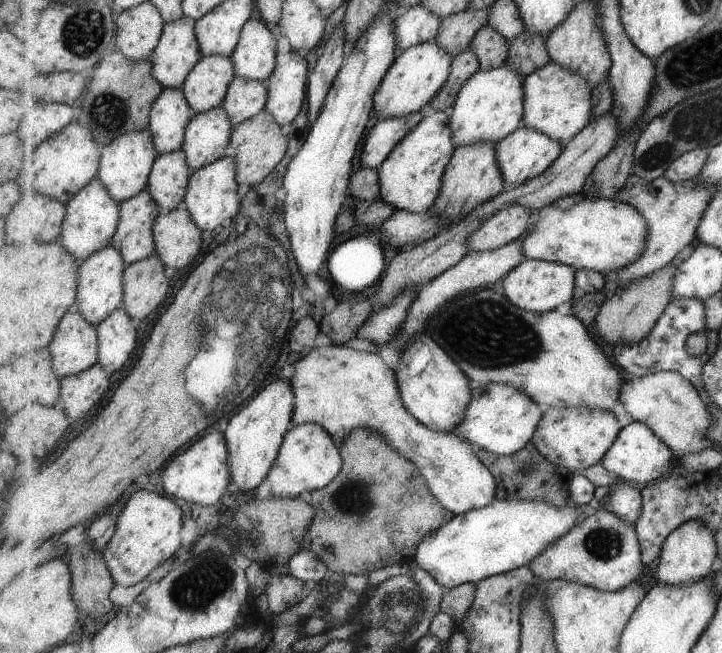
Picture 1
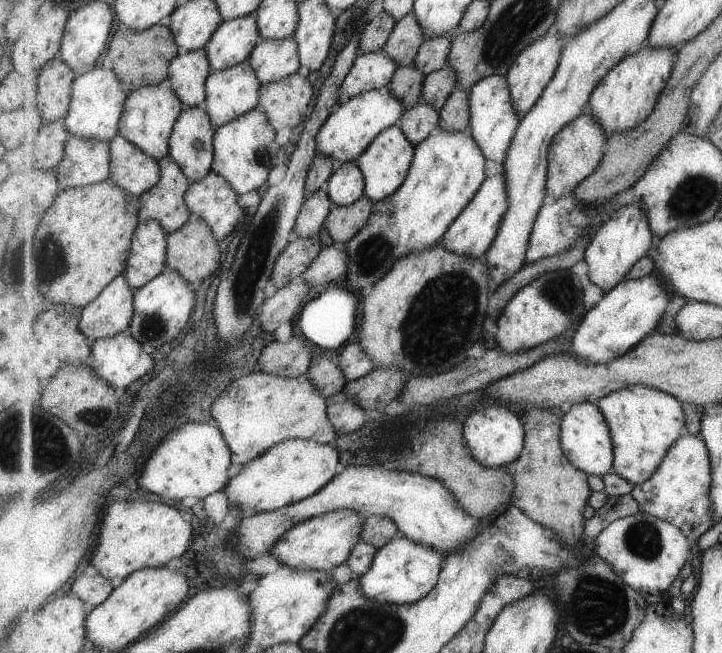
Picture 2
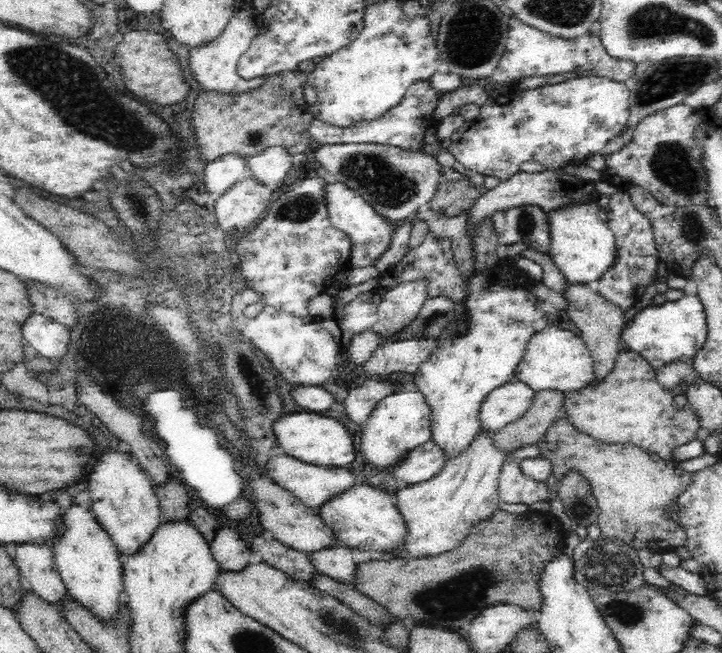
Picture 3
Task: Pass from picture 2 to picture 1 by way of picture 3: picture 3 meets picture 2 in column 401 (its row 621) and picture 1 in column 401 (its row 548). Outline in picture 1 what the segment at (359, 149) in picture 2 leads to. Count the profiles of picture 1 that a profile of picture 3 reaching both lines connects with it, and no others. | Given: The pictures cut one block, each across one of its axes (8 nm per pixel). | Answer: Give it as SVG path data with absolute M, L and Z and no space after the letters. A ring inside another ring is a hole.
M435 41L415 45L403 51L389 68L381 86L374 96L374 110L385 119L399 119L418 113L430 104L436 94L445 86L454 56L443 50Z

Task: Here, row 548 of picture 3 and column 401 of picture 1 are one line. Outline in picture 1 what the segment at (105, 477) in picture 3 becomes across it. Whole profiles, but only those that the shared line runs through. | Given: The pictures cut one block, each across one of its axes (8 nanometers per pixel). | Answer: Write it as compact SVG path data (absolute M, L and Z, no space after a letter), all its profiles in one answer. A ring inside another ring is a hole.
M418 112L399 119L378 121L365 136L360 155L361 164L367 169L378 169L388 159L397 144L423 119L421 112Z

